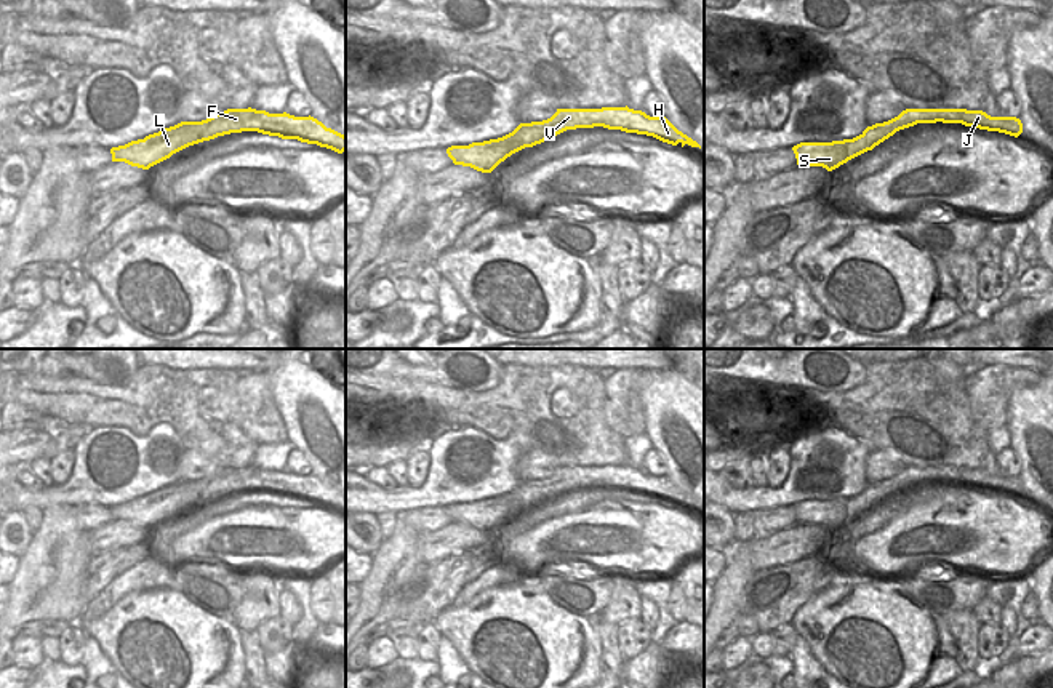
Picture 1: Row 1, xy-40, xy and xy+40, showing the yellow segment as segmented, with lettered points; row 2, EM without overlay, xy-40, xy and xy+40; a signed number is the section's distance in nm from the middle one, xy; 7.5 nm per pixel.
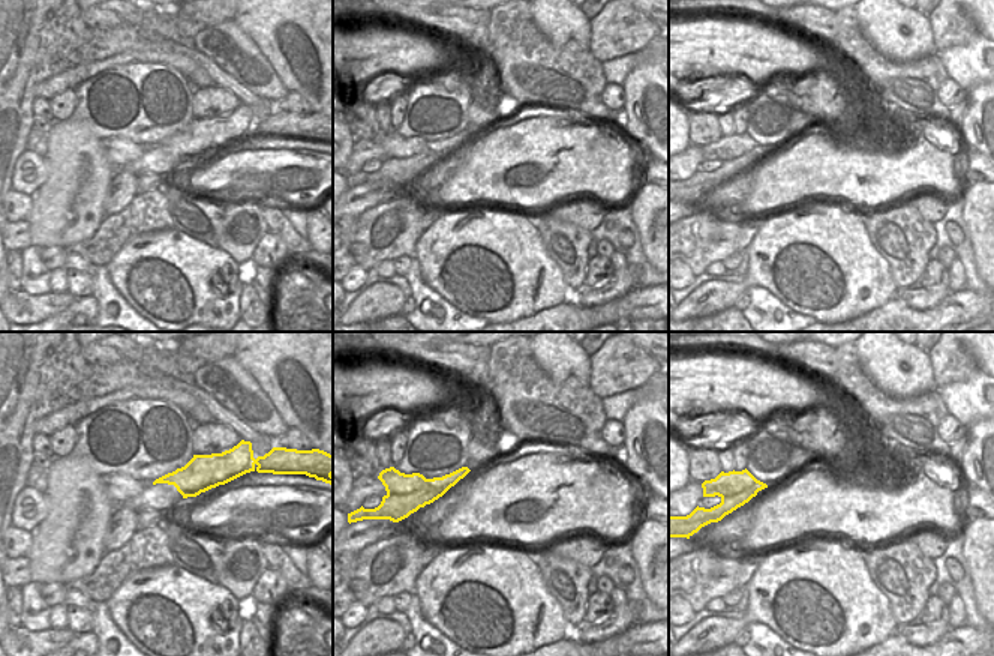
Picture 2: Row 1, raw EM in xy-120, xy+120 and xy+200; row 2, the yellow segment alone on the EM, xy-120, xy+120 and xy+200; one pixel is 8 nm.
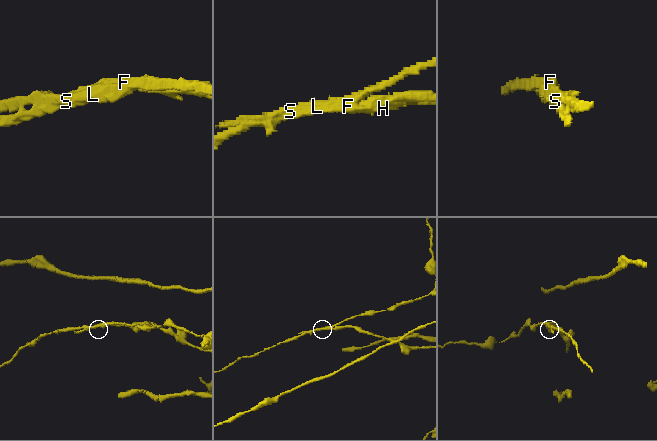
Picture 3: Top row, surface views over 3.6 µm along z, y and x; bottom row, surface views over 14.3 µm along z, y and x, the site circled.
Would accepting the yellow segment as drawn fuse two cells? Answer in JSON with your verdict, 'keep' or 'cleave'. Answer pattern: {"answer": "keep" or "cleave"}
{"answer": "cleave"}

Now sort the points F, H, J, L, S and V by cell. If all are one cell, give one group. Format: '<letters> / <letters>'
F H J V / L S

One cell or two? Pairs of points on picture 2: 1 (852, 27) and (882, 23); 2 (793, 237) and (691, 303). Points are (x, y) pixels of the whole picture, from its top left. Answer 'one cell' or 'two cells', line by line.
1: two cells
2: one cell

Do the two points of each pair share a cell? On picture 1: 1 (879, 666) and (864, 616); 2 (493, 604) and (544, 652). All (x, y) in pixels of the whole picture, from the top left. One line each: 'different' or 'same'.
1: same
2: same

